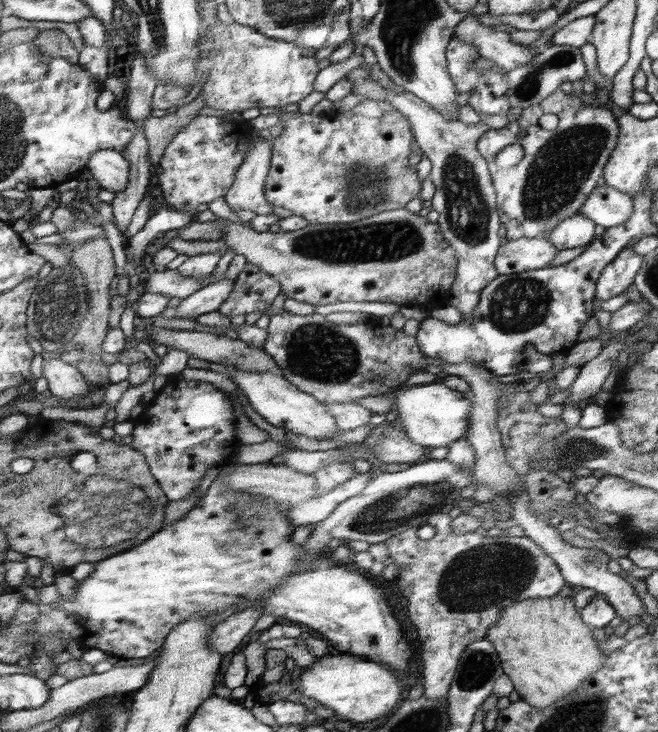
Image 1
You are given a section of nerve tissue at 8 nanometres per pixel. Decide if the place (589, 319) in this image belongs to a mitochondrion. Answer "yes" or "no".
no

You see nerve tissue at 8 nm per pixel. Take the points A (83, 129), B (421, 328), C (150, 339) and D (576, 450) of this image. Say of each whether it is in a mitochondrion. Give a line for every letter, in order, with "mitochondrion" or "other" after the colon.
A: other
B: other
C: other
D: mitochondrion

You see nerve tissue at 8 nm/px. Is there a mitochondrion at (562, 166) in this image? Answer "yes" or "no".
yes

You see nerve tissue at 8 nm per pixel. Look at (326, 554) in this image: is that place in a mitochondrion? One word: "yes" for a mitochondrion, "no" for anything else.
no

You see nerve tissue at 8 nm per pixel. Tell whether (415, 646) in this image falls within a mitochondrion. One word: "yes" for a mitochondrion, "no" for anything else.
no

